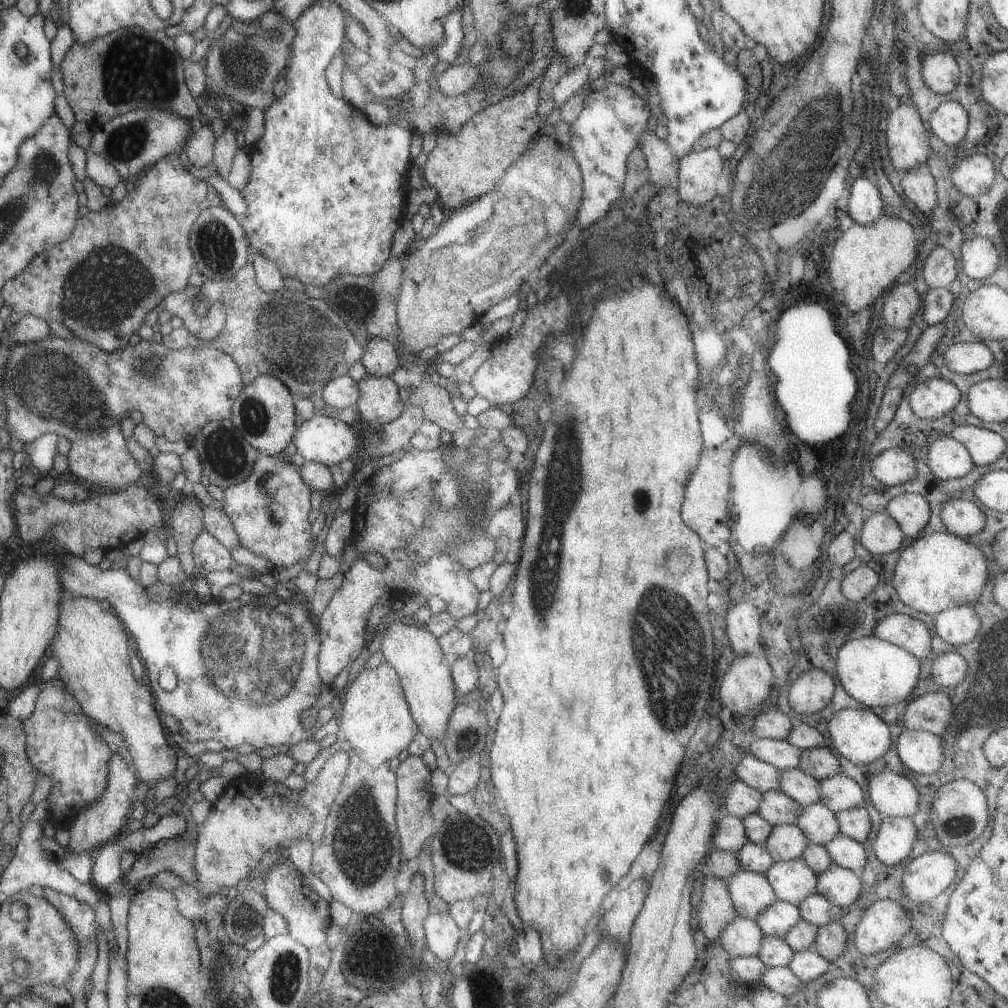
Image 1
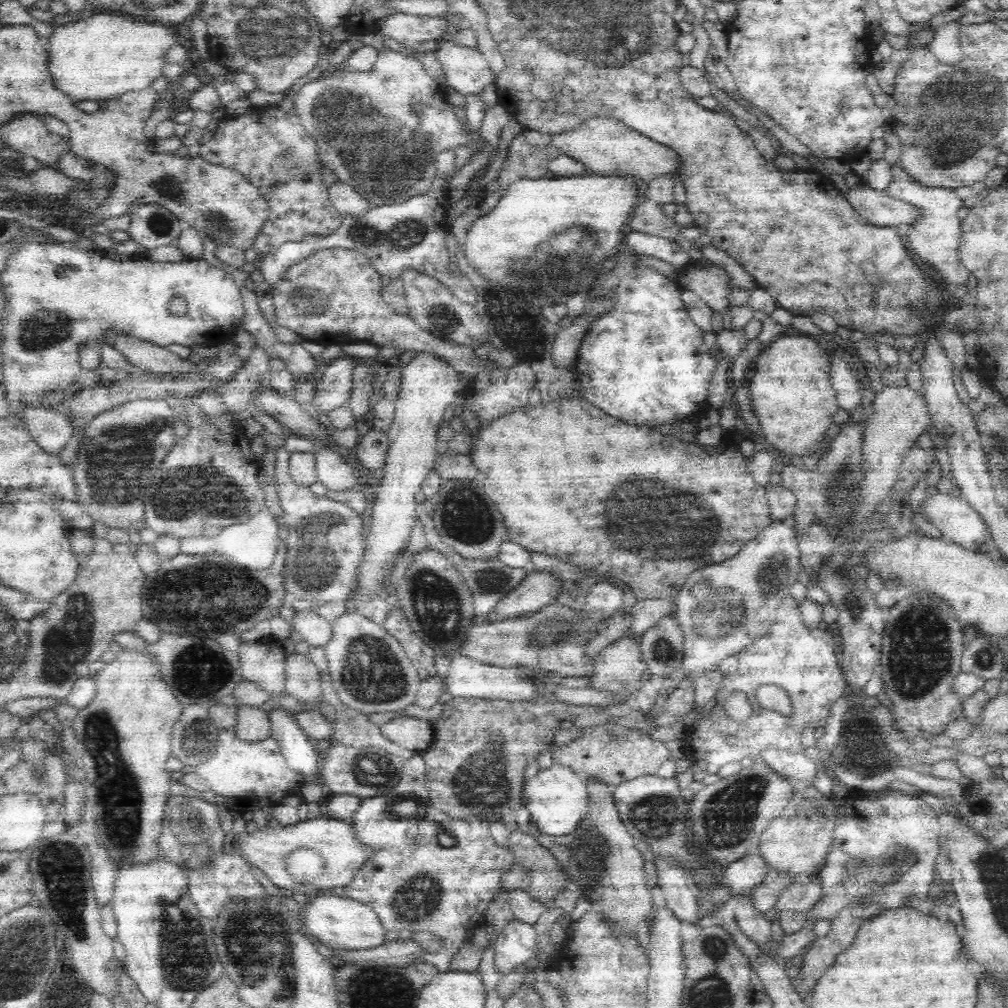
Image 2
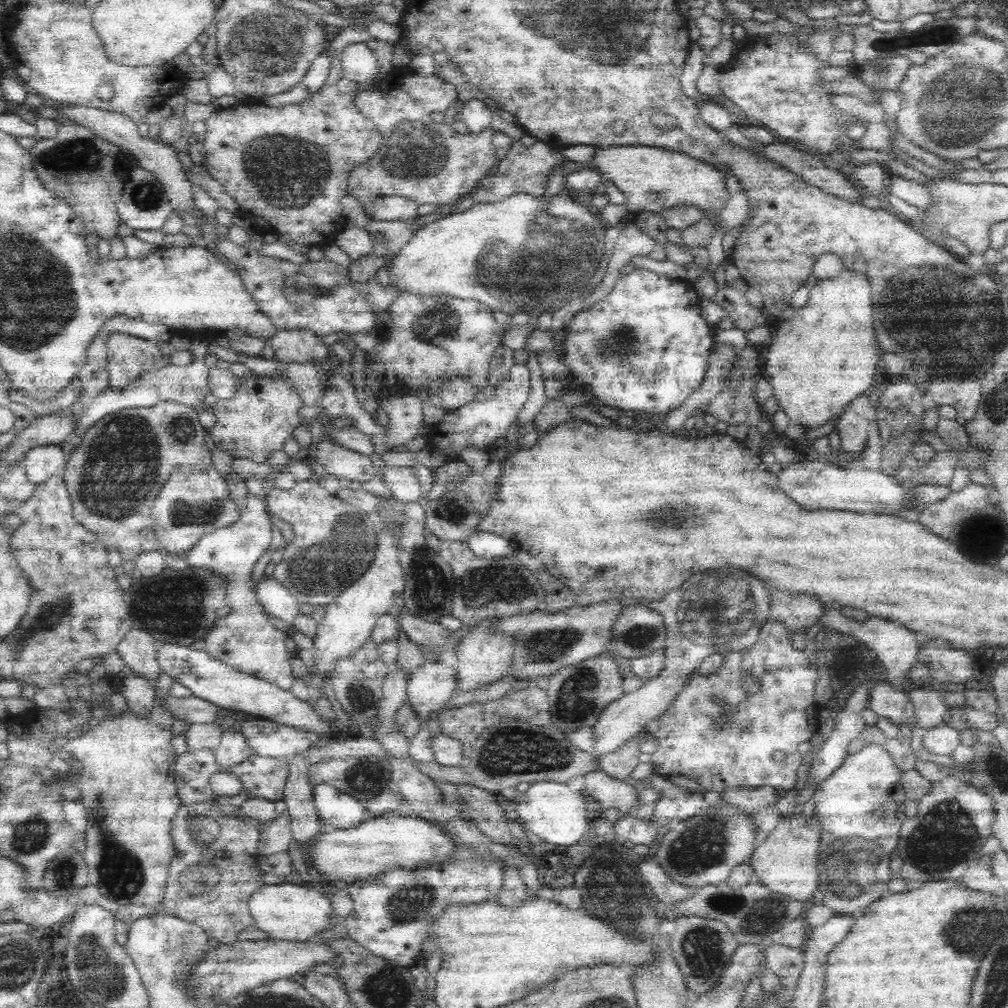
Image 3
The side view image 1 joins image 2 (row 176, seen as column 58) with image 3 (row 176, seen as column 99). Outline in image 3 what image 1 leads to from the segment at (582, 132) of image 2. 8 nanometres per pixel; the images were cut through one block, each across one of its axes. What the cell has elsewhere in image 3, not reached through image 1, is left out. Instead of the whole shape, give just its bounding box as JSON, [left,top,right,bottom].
[592,146,732,248]

